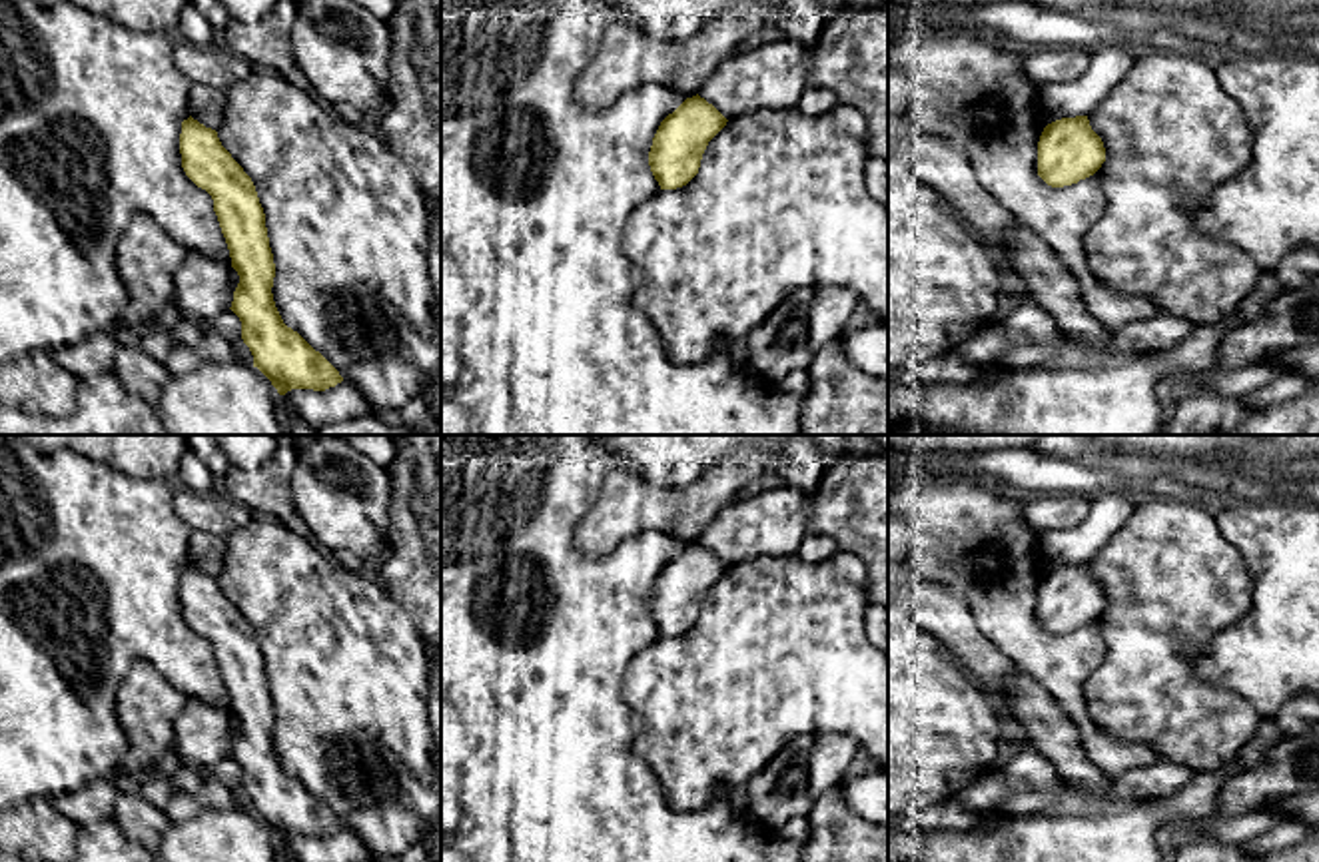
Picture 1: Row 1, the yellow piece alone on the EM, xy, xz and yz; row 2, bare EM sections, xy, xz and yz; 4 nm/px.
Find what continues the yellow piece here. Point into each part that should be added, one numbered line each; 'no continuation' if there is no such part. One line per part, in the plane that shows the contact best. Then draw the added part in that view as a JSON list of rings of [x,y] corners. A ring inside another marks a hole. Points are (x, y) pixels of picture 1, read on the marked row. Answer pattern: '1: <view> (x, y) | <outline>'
no continuation

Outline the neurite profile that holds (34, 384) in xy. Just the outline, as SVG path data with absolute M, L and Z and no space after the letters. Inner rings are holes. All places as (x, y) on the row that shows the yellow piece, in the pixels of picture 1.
M32 351L0 363L0 405L32 415L62 417L76 407L80 379L60 367L52 353Z

